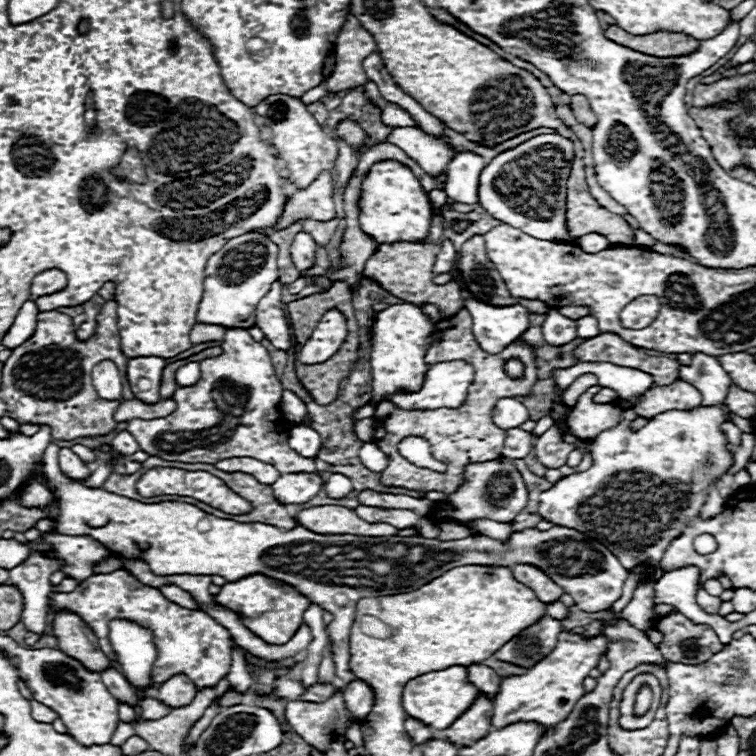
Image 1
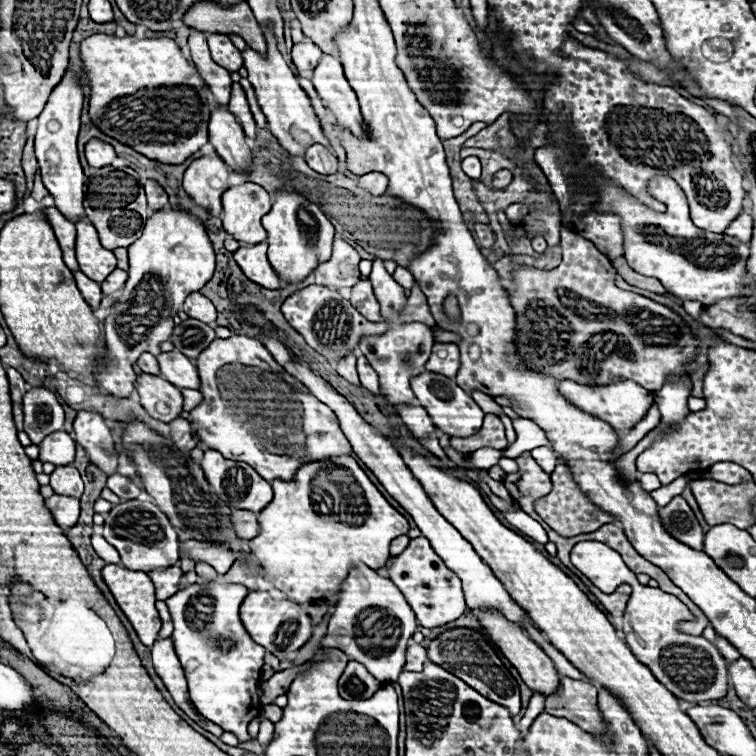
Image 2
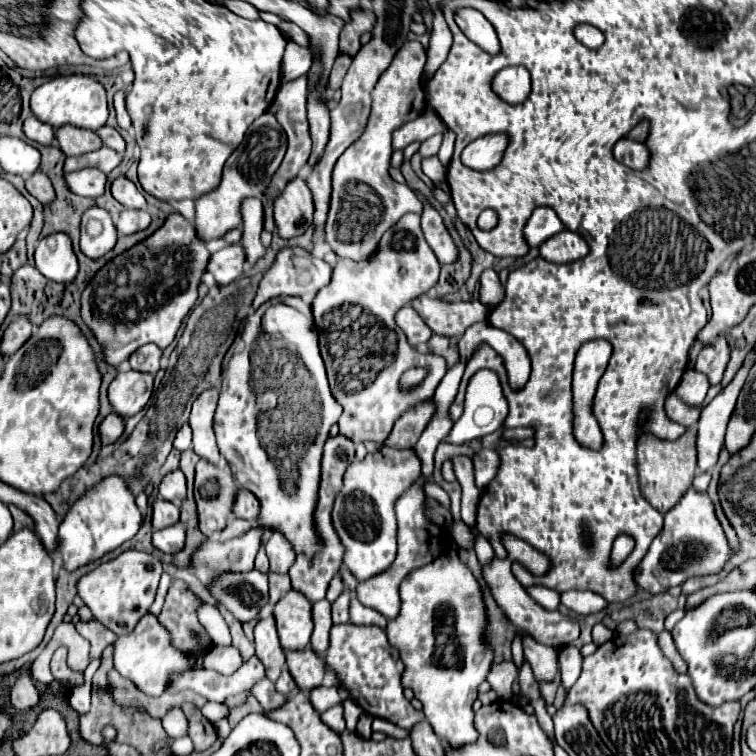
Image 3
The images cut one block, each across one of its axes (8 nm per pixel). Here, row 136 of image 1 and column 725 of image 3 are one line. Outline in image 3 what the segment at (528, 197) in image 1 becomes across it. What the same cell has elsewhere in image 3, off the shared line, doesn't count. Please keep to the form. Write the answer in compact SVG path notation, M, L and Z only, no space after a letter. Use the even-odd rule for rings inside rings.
M690 488L684 498L664 516L664 530L654 538L648 554L636 568L636 582L642 590L660 594L666 588L680 586L692 576L718 574L732 558L732 554L734 550L730 548L726 534L716 518L712 500L704 492Z

